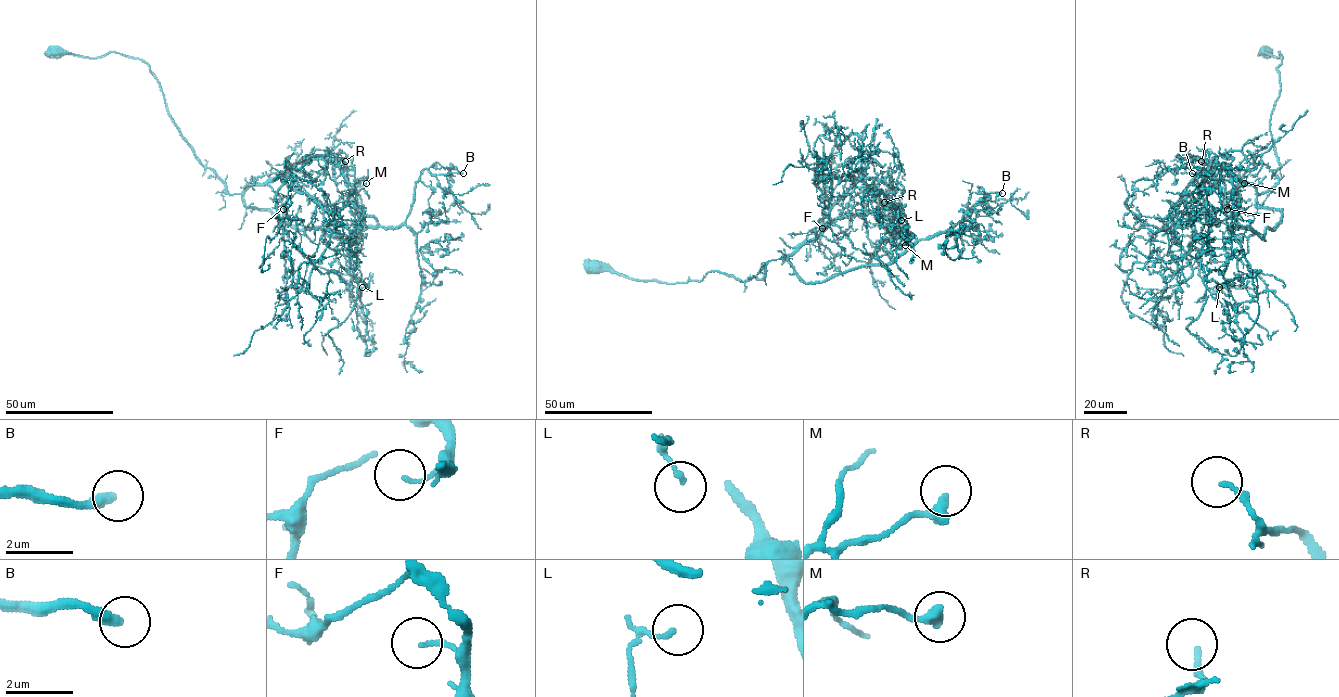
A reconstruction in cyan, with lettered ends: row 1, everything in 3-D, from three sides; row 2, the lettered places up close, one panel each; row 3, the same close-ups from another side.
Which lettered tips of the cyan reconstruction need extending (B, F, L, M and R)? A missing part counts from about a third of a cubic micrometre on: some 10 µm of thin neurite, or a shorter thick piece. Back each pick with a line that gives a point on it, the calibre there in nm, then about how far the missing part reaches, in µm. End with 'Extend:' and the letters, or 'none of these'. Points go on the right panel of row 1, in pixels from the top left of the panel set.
B: place (1192, 173); calibre 320 nm; missing 40 µm
R: place (1201, 161); calibre 170 nm; missing 3 µm
Extend: B, R

